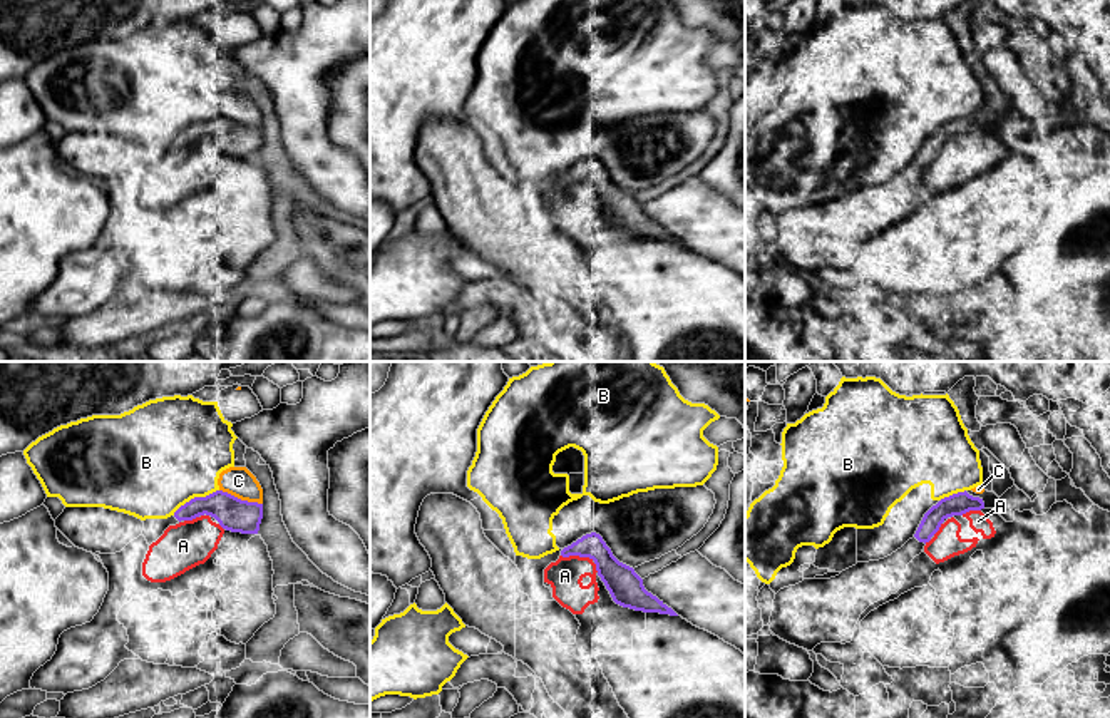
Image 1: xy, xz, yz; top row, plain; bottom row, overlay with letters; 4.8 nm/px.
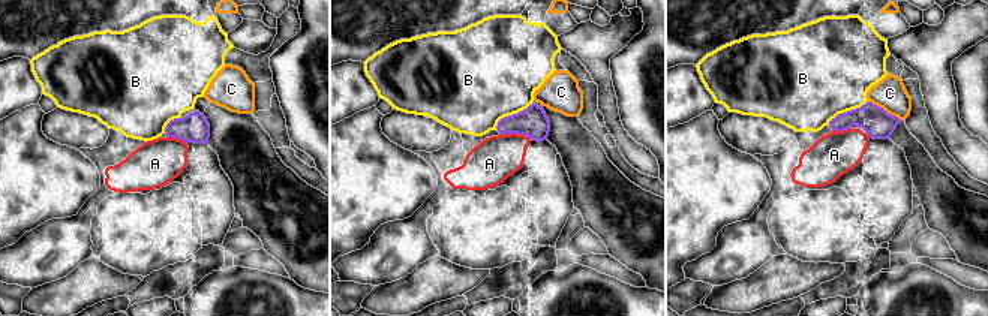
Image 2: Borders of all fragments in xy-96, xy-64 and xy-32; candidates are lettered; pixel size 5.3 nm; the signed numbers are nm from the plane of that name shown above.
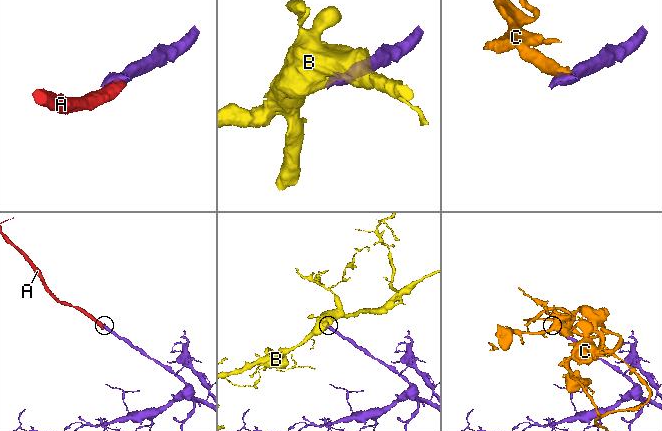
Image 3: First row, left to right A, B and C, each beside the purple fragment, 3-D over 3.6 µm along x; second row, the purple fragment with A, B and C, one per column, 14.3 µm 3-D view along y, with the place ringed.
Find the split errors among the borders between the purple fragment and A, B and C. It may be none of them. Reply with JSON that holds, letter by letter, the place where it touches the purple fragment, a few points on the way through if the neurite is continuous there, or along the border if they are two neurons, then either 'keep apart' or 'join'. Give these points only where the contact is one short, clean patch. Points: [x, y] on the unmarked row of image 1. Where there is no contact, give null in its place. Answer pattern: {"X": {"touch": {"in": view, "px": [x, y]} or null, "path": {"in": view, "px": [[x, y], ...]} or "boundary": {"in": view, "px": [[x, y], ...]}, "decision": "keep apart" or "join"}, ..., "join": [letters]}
{"A": {"touch": {"in": "xz", "px": [578, 179]}, "decision": "join"}, "B": {"touch": {"in": "xy", "px": [195, 123]}, "boundary": {"in": "xy", "px": [[218, 114], [191, 123], [173, 139]]}, "decision": "keep apart"}, "C": {"touch": {"in": "xy", "px": [240, 124]}, "decision": "keep apart"}, "join": ["A"]}

